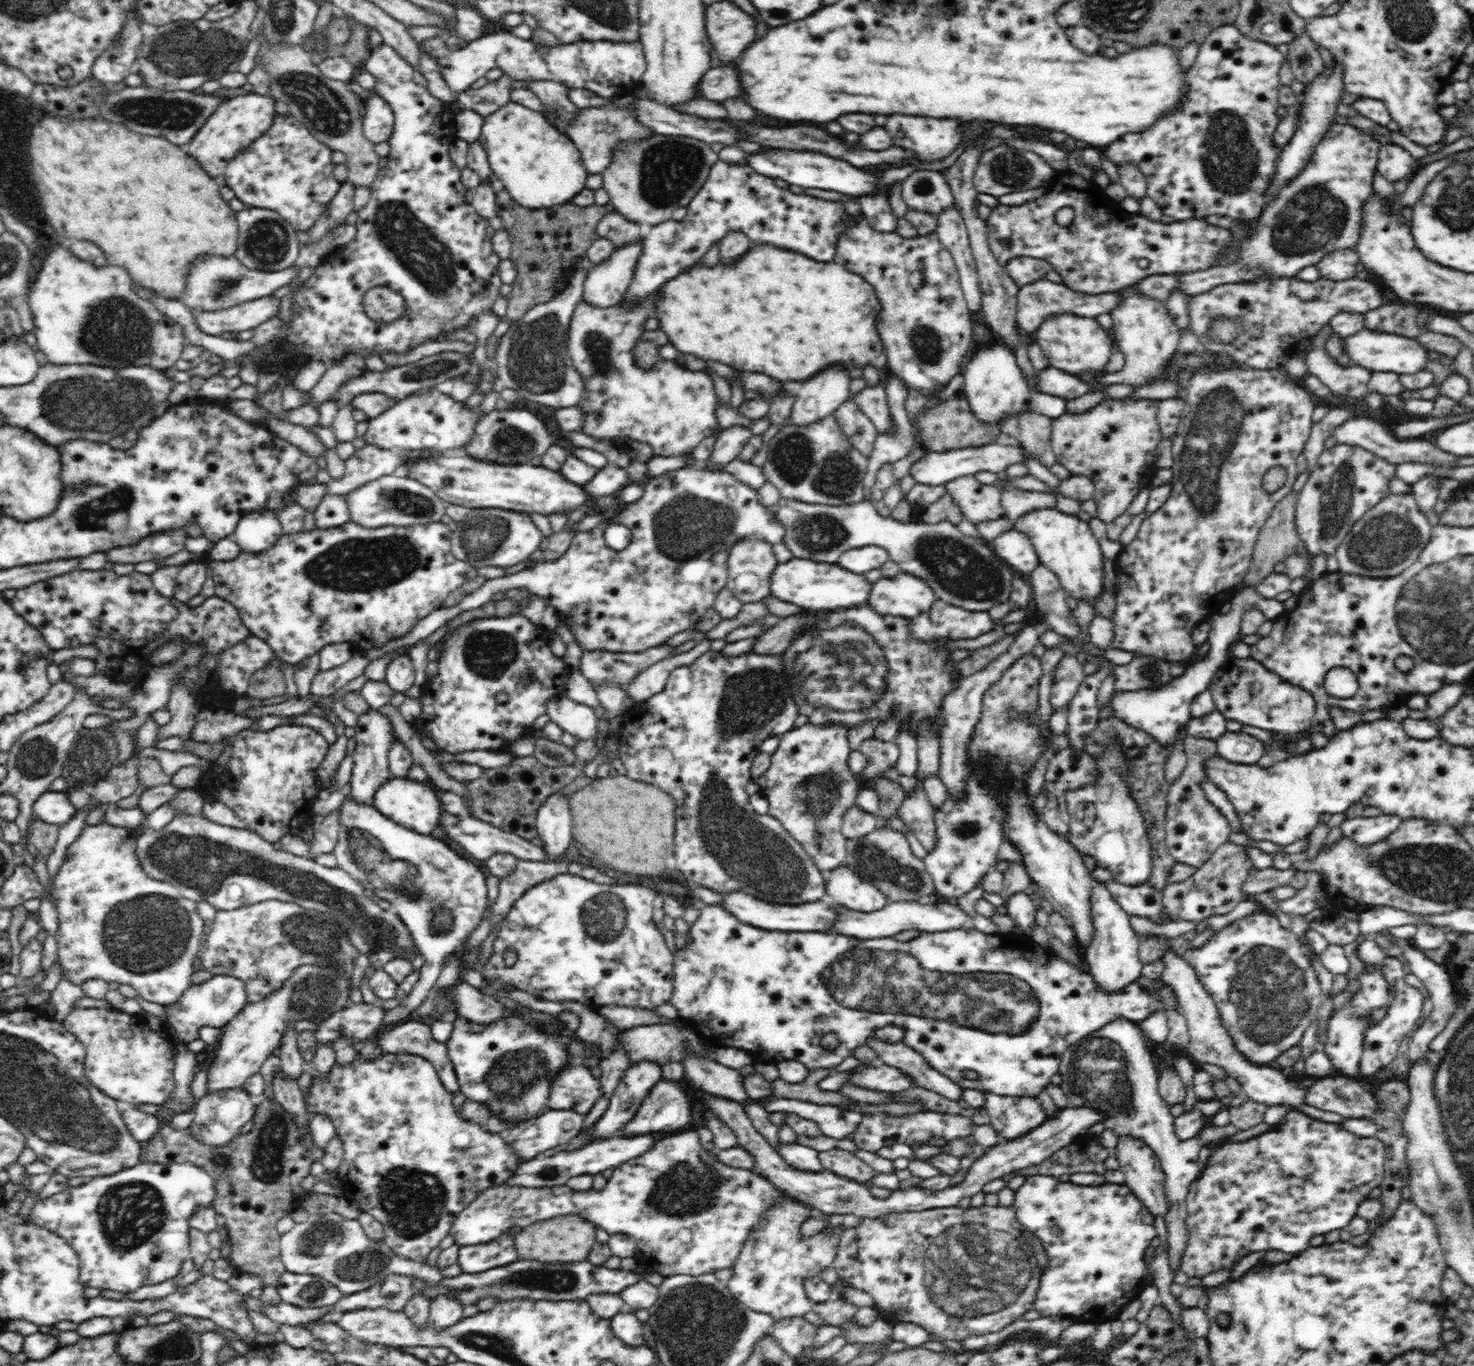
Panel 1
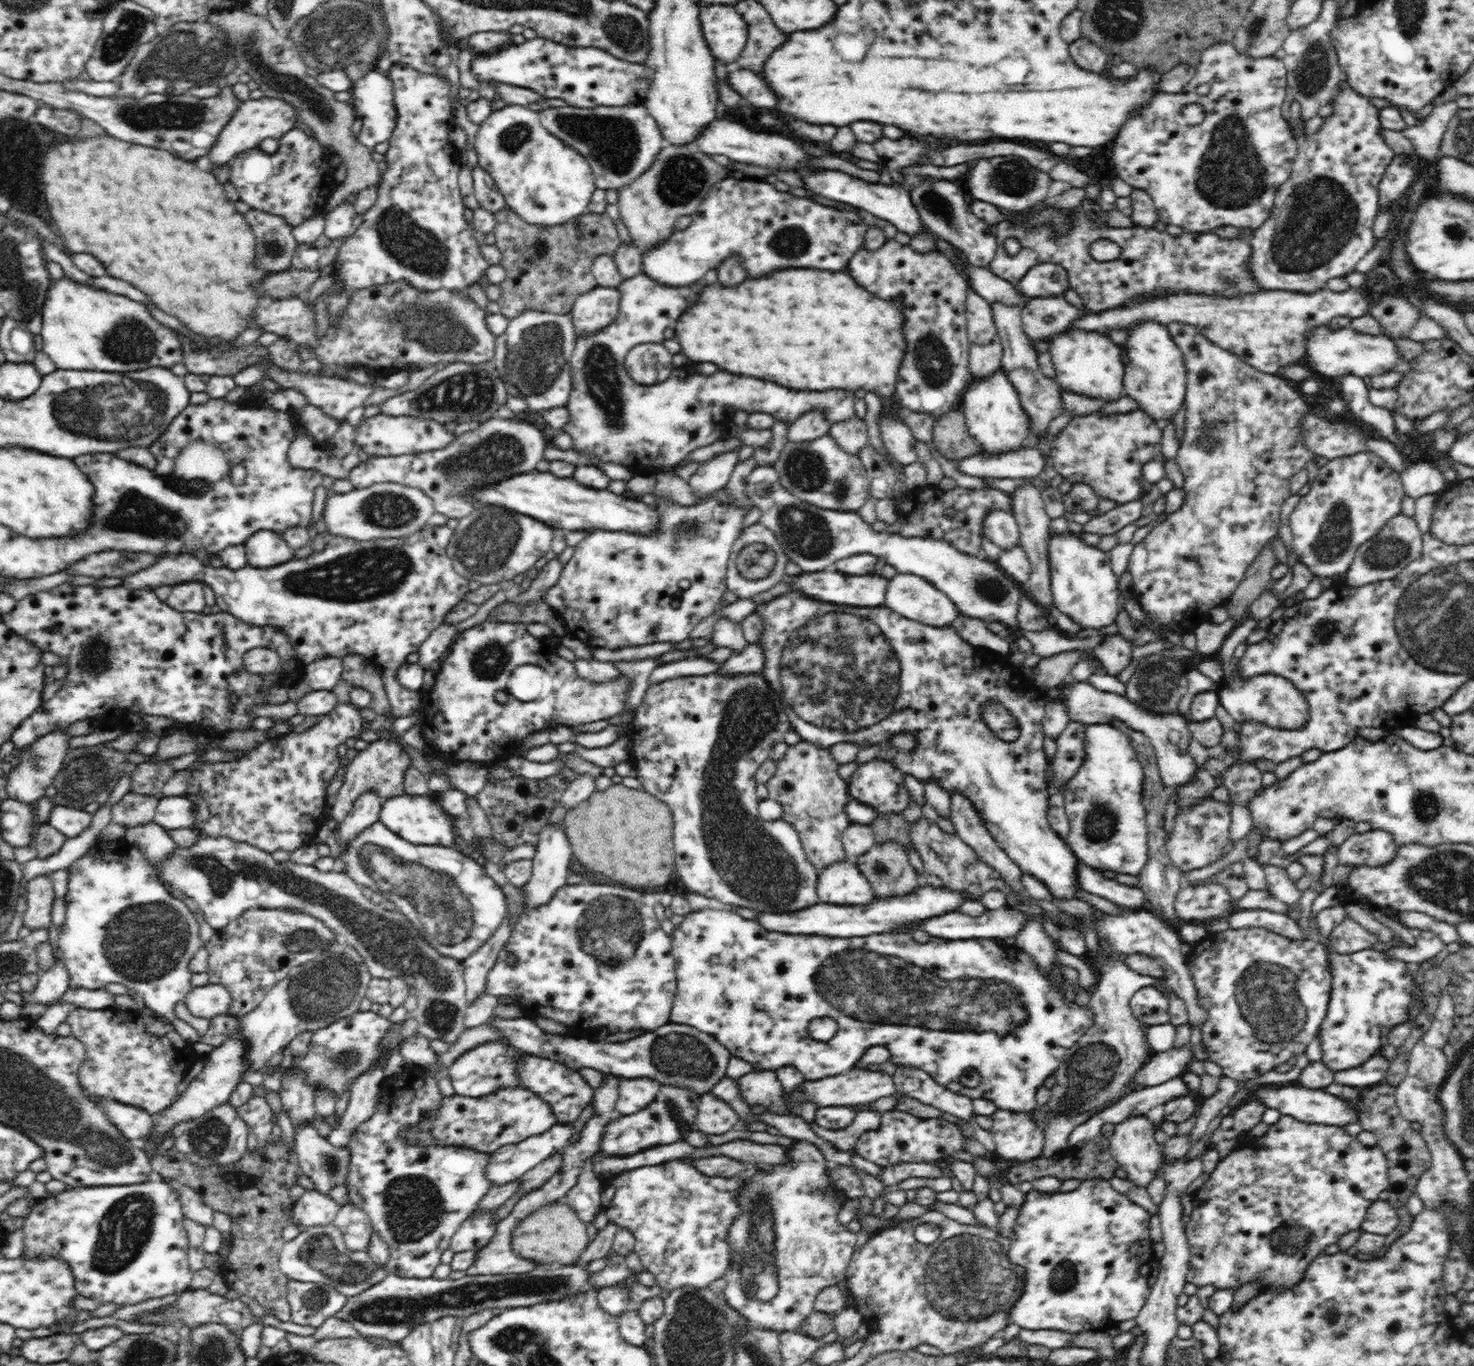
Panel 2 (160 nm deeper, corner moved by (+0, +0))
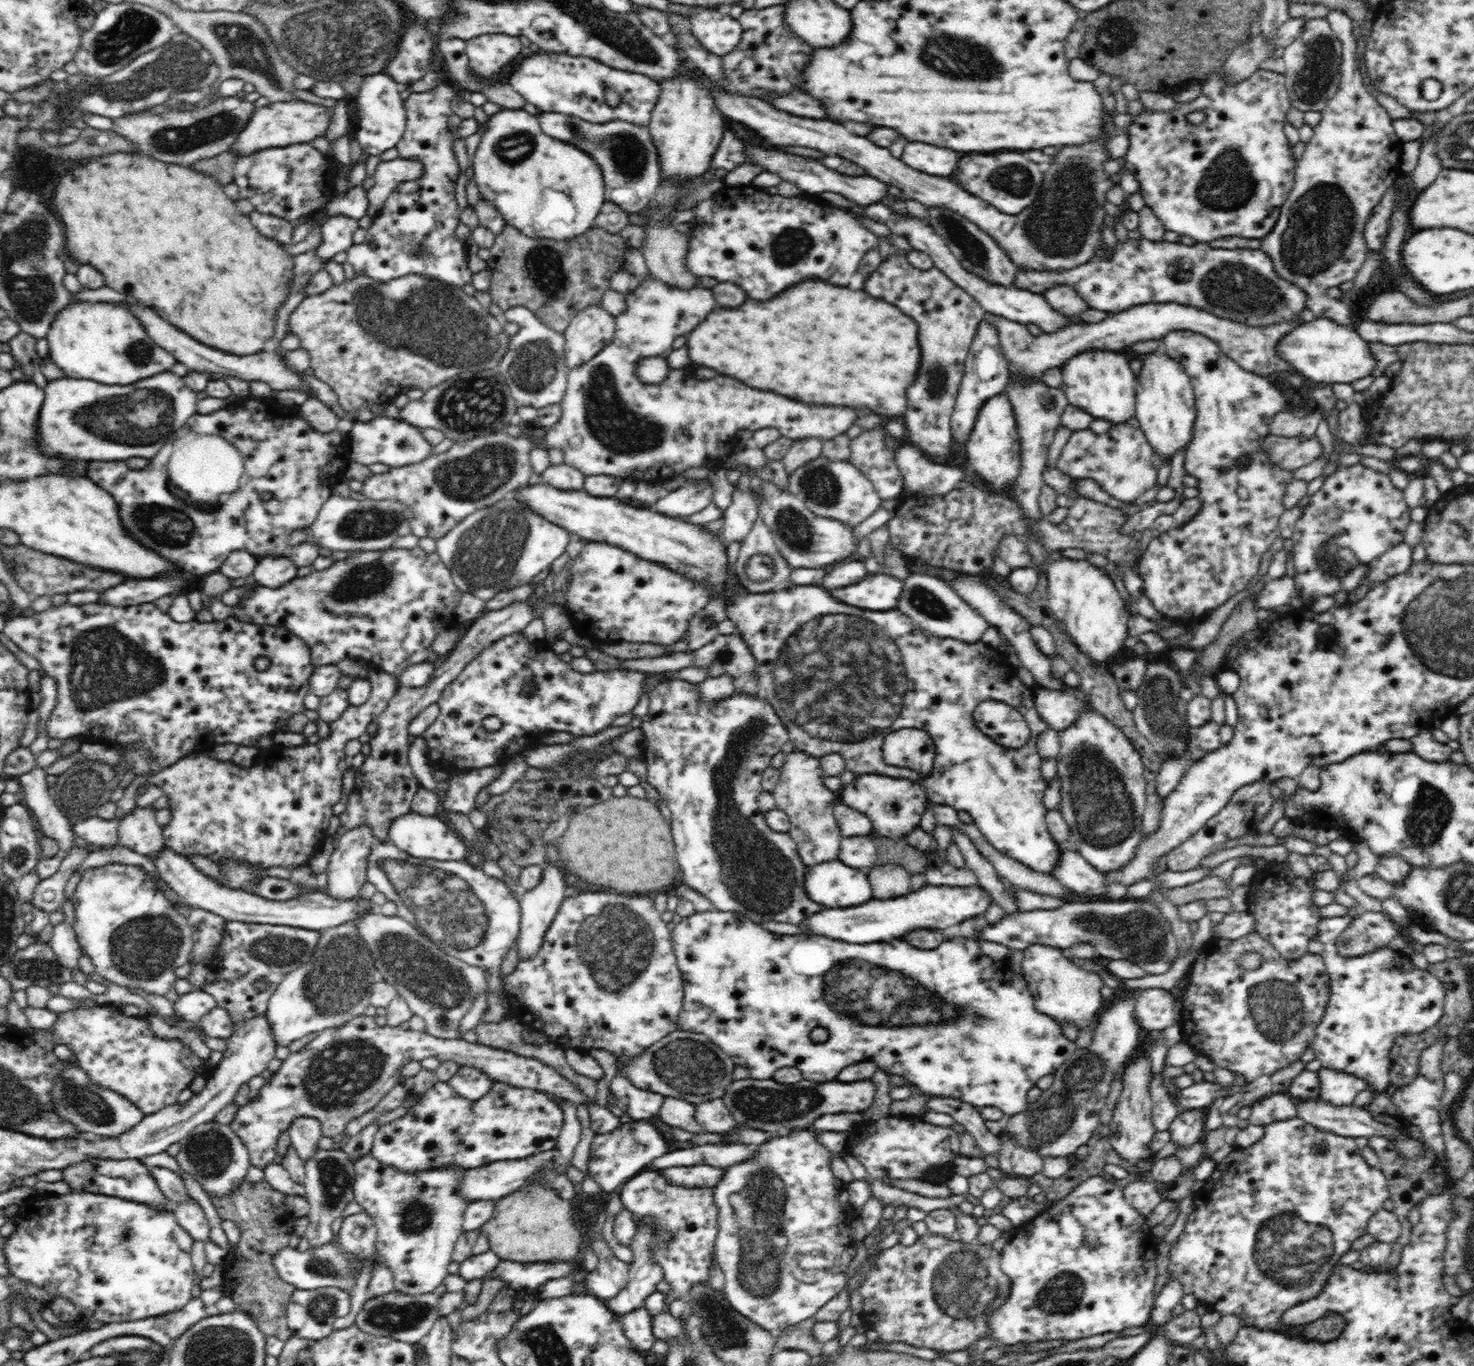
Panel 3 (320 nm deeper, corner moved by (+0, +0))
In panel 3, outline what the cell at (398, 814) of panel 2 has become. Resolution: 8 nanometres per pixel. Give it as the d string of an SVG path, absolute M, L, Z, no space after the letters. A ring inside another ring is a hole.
M408 812L398 816L391 824L389 839L396 847L414 858L433 859L436 861L464 861L467 858L468 847L456 836L457 832L450 830L442 820L436 816L424 816L417 812Z

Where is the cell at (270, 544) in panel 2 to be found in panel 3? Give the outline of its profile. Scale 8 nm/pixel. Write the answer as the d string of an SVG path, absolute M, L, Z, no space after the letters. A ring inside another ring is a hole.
M287 555L262 556L257 560L251 579L266 588L280 588L294 580L297 566Z

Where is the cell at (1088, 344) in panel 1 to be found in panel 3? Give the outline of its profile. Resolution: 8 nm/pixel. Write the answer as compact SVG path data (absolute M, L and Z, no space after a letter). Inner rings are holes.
M1104 350L1084 352L1063 364L1061 372L1063 377L1061 390L1067 396L1069 405L1092 415L1094 419L1104 419L1104 421L1112 423L1112 426L1128 423L1135 418L1137 377L1130 369L1128 360L1120 352Z

